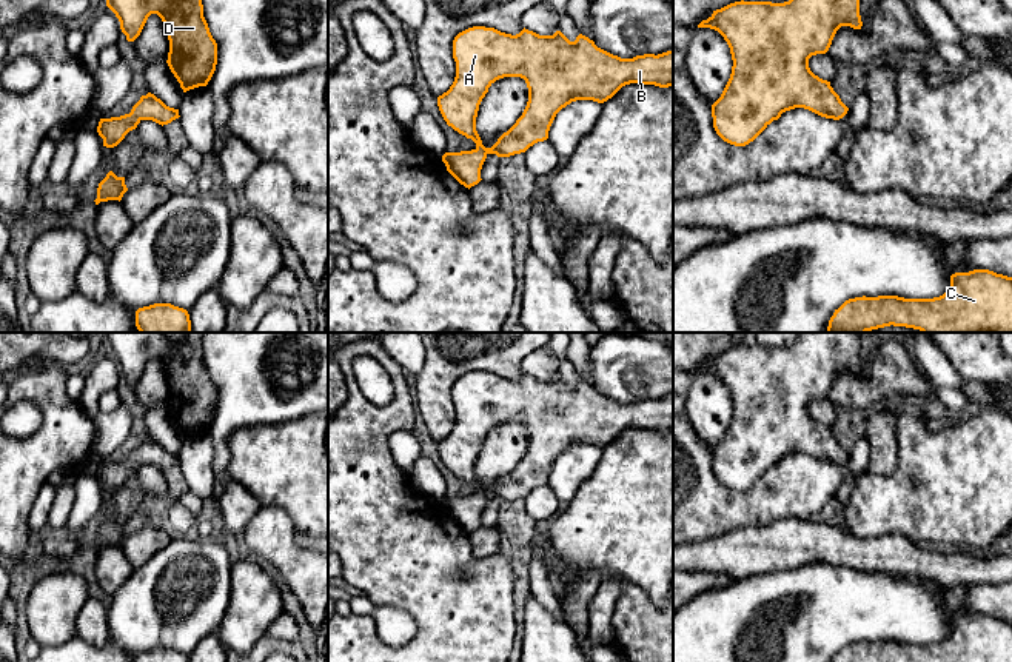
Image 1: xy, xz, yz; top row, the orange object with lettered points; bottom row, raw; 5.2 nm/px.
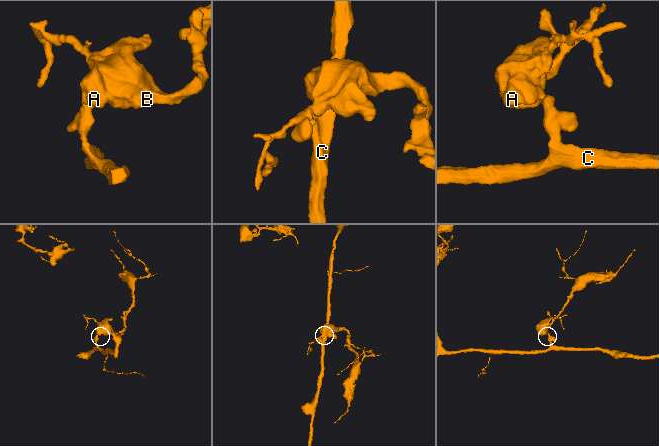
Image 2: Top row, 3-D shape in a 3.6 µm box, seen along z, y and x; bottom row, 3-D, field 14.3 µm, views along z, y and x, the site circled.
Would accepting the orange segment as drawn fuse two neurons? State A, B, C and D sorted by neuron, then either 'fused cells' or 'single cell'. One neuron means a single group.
groups A B C D; single cell

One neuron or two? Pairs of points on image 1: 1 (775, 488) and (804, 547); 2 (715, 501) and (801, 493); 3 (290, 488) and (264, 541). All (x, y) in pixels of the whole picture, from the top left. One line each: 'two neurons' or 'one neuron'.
1: two neurons
2: one neuron
3: two neurons

